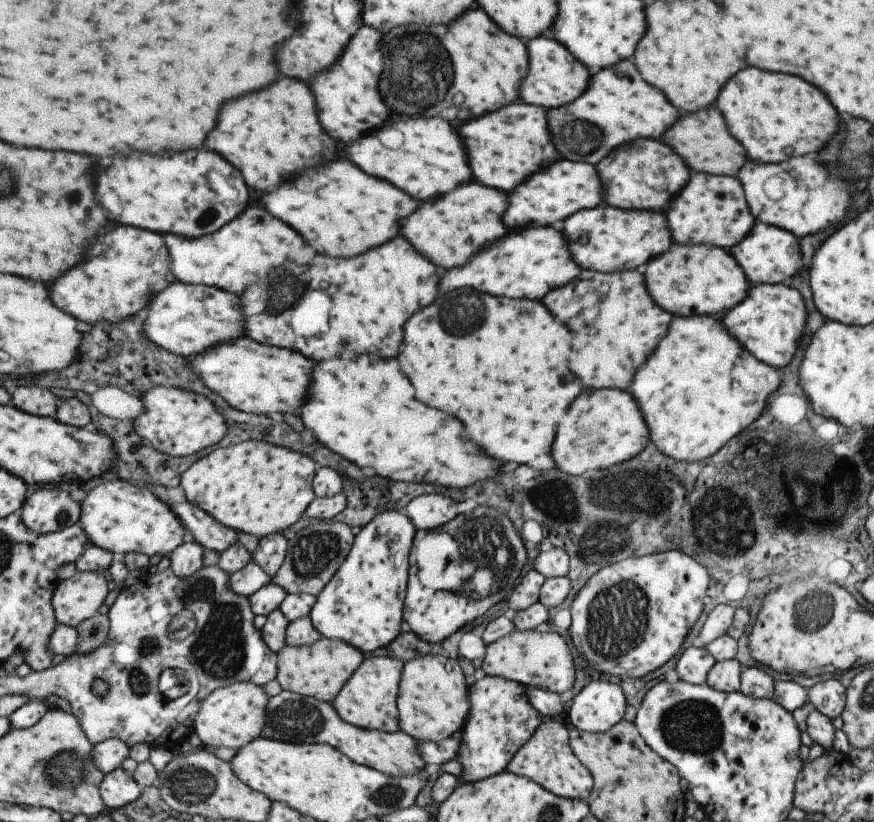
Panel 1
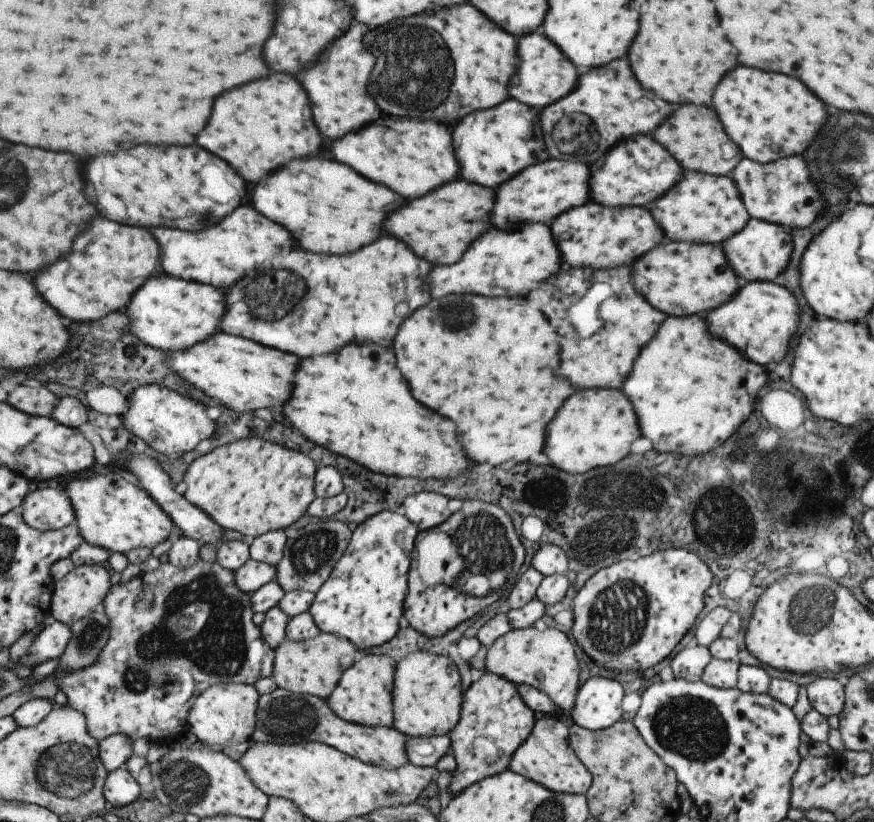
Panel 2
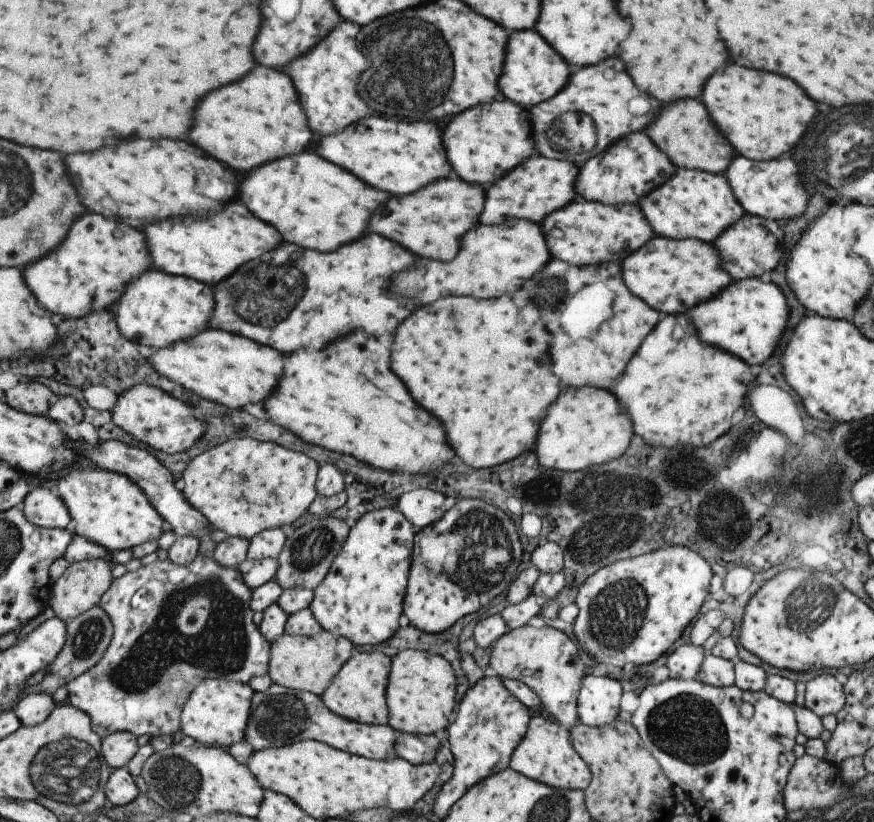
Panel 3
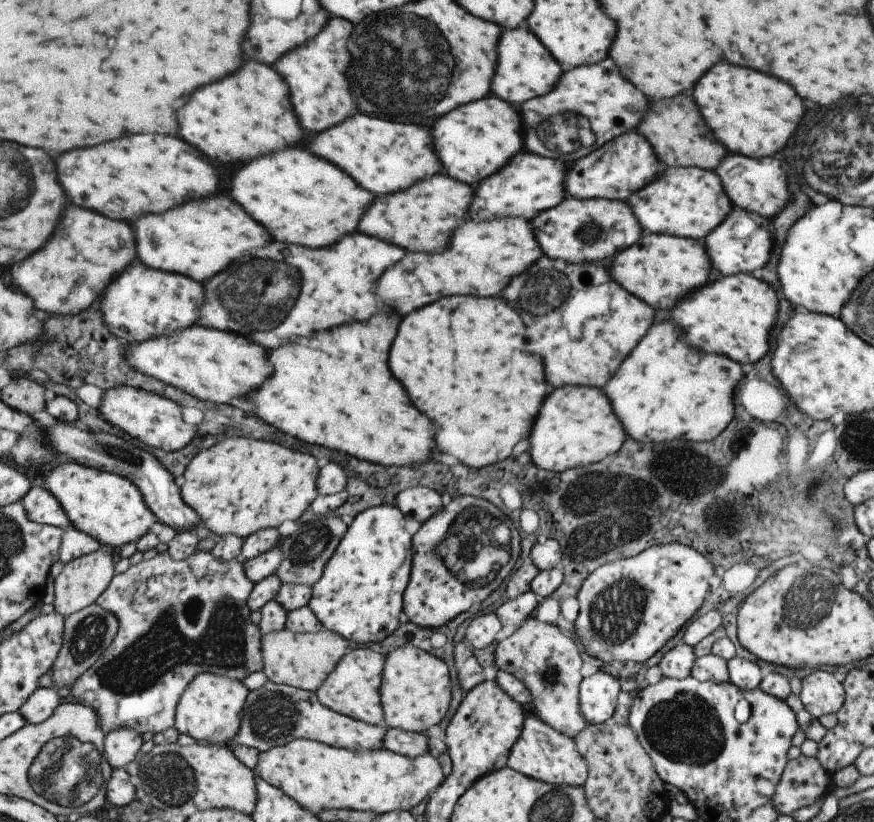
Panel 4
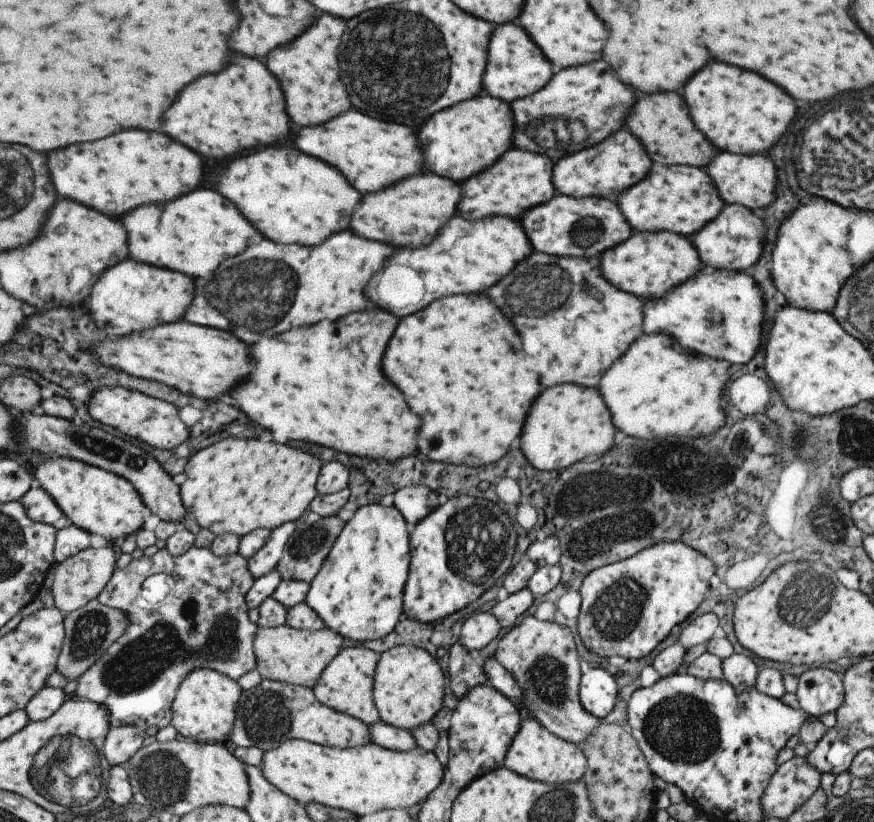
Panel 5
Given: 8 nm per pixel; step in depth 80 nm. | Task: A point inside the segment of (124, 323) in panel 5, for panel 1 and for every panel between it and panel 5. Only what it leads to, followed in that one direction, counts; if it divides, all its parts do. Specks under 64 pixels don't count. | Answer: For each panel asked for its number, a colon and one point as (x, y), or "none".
1: (184, 320)
2: (167, 314)
3: (156, 309)
4: (142, 302)

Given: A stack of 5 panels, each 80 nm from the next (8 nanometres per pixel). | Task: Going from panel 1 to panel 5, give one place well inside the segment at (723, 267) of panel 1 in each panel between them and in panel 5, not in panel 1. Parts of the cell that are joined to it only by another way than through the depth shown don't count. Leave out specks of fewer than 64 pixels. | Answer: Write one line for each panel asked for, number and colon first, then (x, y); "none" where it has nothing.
2: (680, 278)
3: (671, 276)
4: (659, 269)
5: (648, 264)

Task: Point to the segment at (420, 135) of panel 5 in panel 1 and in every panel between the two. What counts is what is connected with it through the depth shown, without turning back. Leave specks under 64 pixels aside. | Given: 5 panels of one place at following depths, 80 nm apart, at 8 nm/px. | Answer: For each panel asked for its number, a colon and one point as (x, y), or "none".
1: (504, 148)
2: (491, 146)
3: (482, 144)
4: (473, 142)

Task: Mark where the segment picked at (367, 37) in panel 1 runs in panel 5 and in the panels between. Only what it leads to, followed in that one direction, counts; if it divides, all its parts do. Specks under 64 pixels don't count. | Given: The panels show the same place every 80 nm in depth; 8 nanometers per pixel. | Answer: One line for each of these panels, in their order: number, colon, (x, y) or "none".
2: (336, 86)
3: (325, 78)
4: (315, 74)
5: (306, 68)

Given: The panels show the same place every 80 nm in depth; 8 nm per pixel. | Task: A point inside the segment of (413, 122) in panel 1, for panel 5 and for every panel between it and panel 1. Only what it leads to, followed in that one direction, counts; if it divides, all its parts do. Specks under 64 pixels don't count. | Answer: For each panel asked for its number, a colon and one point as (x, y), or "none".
2: (417, 157)
3: (400, 157)
4: (384, 157)
5: (372, 154)

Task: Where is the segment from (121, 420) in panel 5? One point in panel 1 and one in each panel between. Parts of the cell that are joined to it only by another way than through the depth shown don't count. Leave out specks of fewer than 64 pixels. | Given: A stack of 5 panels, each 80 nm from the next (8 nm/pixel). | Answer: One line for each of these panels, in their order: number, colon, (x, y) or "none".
1: (177, 422)
2: (170, 424)
3: (149, 414)
4: (154, 419)

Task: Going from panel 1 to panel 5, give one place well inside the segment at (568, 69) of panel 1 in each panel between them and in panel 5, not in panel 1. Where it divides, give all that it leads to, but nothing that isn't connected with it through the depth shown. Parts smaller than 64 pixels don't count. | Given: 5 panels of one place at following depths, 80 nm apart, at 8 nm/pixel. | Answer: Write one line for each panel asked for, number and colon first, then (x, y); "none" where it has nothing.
2: (544, 75)
3: (532, 72)
4: (525, 69)
5: (515, 68)

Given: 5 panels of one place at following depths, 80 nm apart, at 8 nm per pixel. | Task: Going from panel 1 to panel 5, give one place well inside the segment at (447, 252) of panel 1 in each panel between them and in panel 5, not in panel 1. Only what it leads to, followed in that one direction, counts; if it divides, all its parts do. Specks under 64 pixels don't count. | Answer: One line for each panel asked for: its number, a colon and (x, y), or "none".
2: (439, 226)
3: (430, 222)
4: (421, 219)
5: (408, 214)

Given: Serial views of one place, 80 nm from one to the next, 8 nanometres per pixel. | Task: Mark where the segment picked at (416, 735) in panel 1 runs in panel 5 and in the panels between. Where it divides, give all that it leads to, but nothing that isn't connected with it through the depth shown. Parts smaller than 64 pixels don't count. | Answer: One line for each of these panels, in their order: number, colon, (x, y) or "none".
2: (426, 696)
3: (420, 698)
4: (414, 693)
5: (407, 690)

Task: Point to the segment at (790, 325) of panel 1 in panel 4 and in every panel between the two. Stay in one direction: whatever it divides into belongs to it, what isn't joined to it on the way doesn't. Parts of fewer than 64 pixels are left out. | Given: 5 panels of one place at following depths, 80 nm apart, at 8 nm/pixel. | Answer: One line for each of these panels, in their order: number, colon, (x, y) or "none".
2: (761, 317)
3: (747, 318)
4: (732, 316)

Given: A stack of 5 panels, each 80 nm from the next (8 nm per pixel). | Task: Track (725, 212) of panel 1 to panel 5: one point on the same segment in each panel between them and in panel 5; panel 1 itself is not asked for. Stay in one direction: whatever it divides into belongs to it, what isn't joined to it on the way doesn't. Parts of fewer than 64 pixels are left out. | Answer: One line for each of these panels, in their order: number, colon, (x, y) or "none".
2: (701, 208)
3: (692, 204)
4: (689, 202)
5: (681, 199)

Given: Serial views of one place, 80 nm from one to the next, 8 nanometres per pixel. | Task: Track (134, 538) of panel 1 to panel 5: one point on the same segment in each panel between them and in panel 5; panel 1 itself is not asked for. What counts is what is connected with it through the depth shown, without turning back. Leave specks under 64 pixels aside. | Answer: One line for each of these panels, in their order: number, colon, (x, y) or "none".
2: (111, 513)
3: (109, 509)
4: (110, 508)
5: (96, 500)

